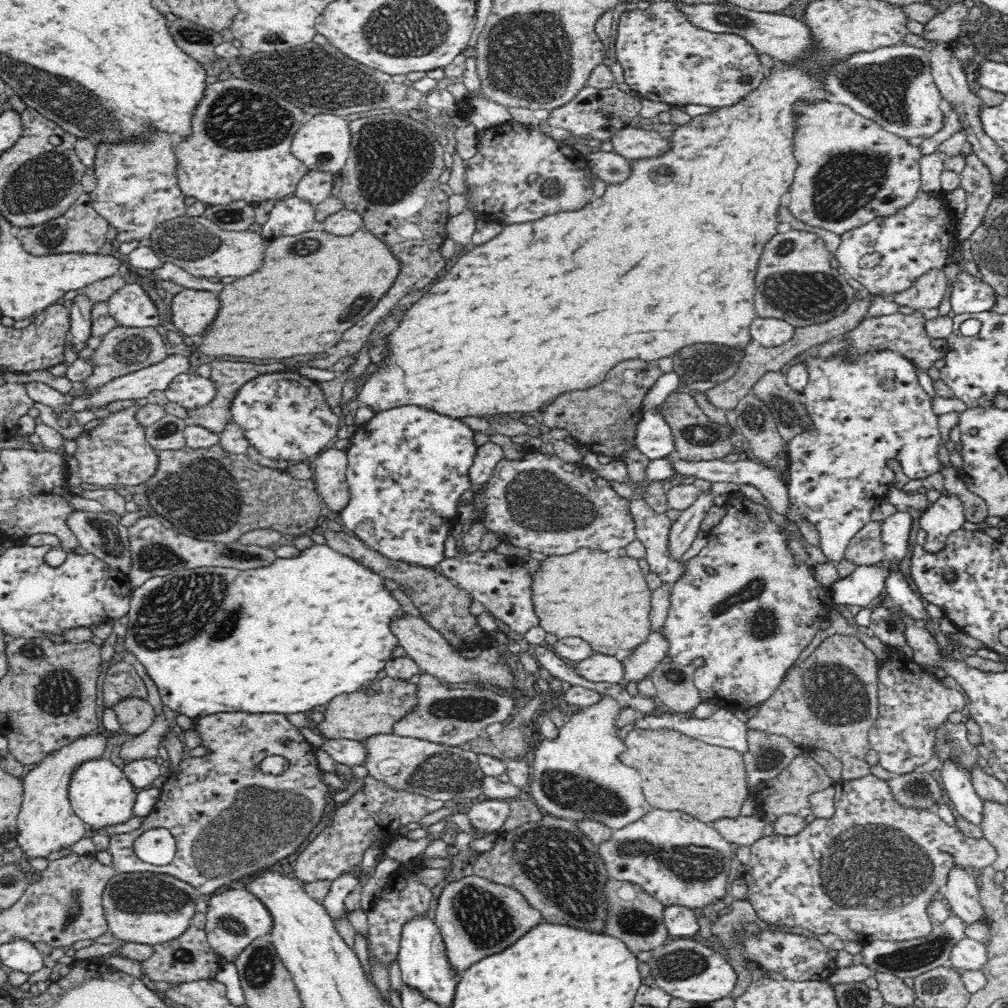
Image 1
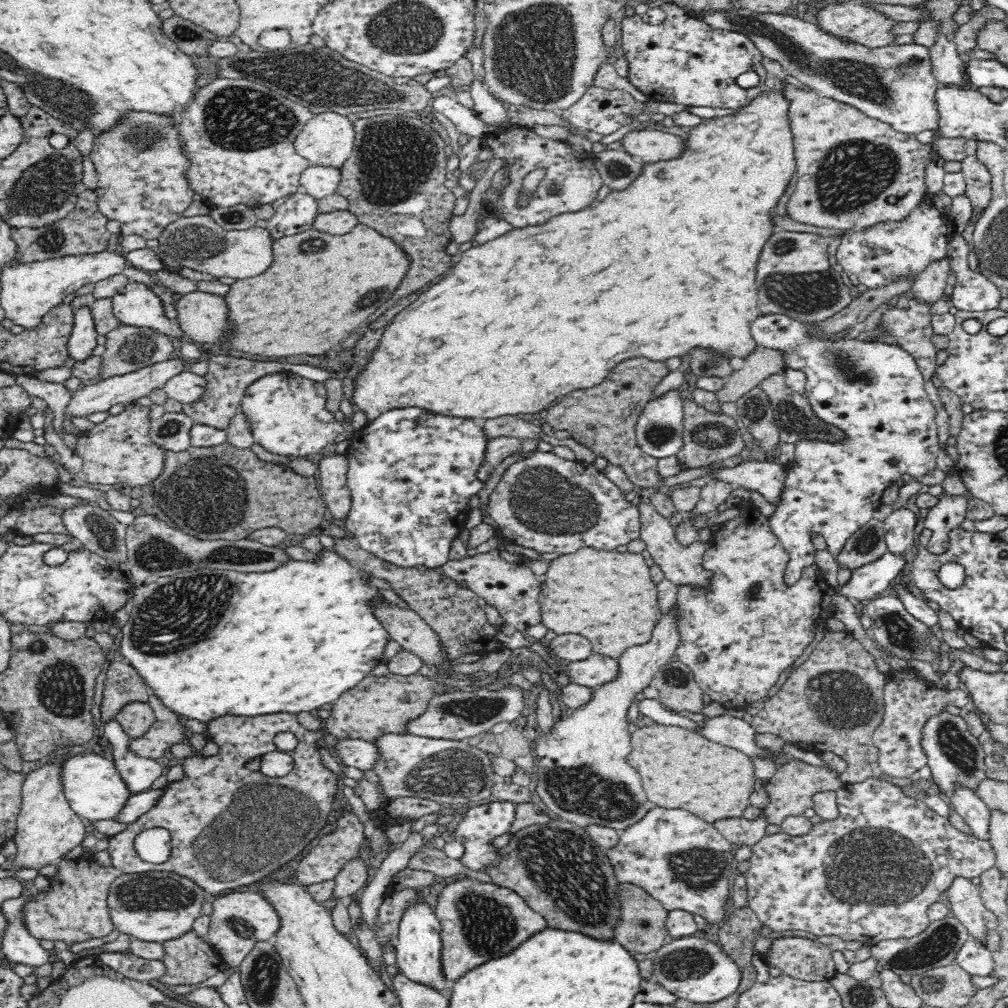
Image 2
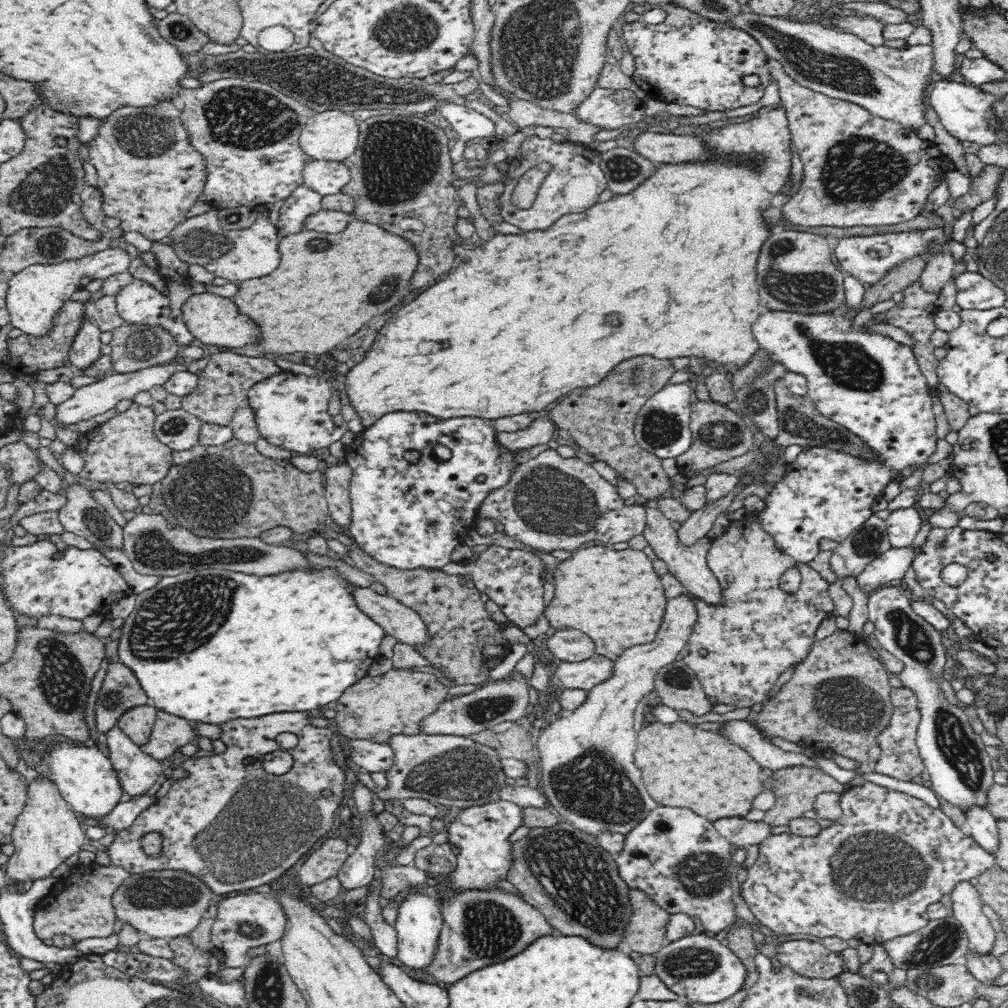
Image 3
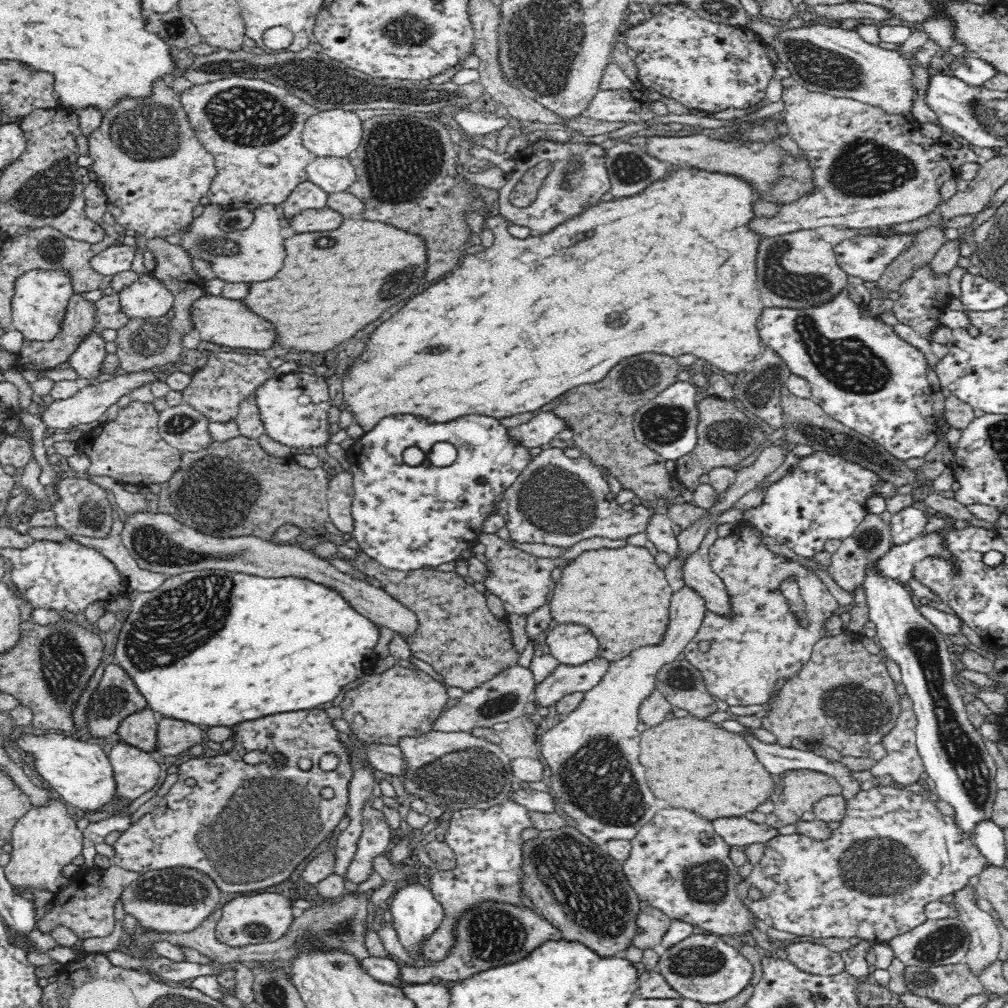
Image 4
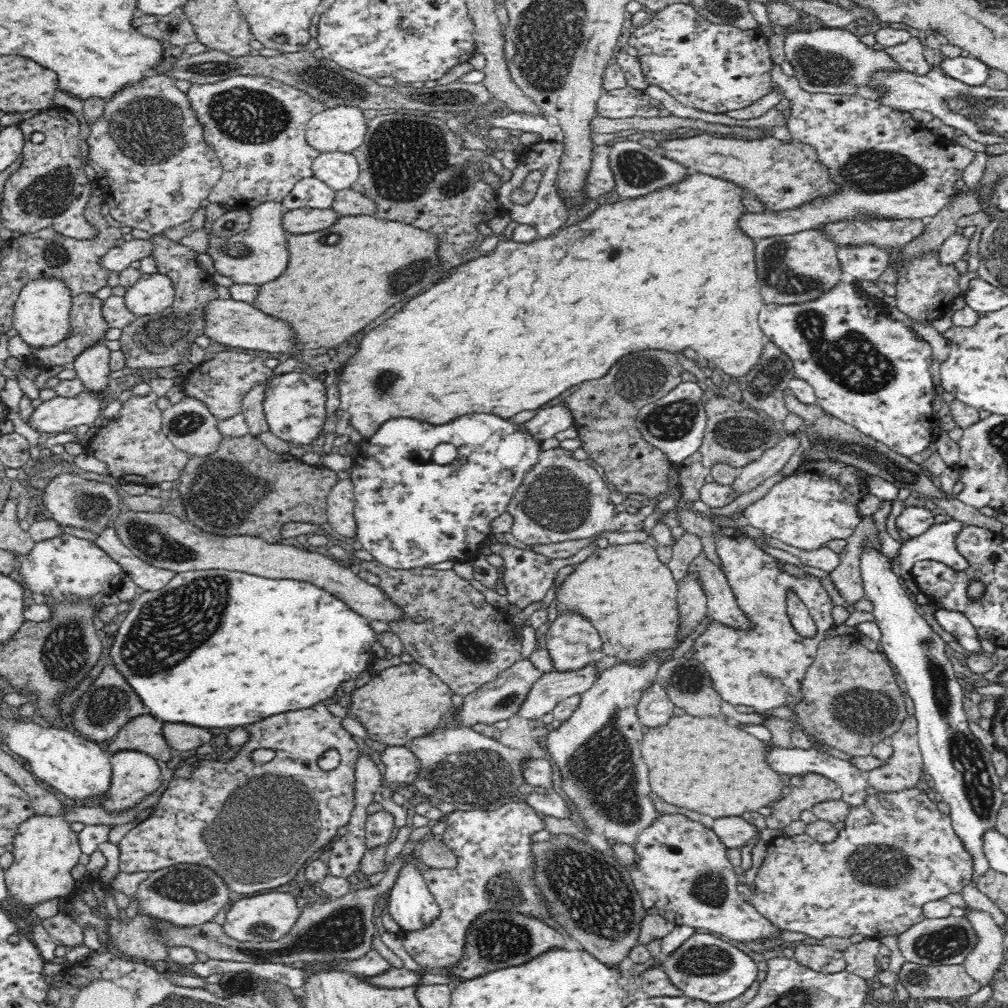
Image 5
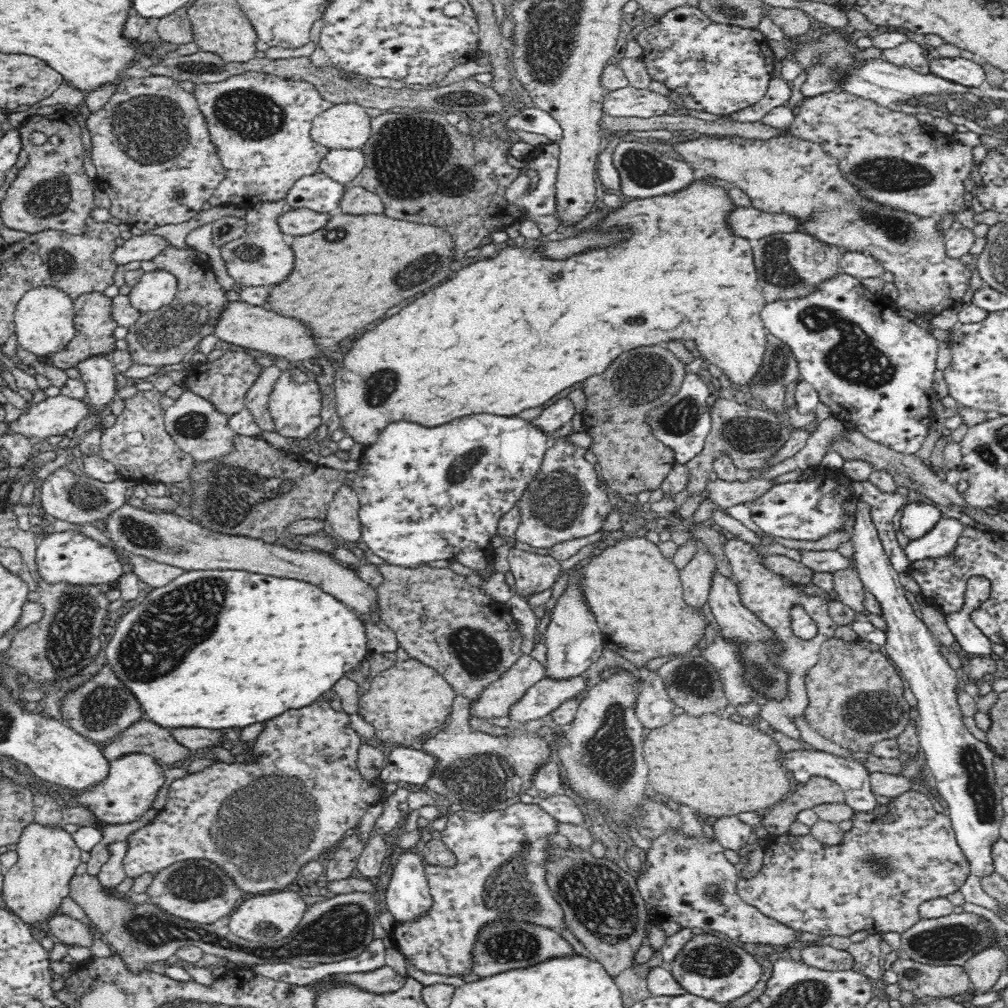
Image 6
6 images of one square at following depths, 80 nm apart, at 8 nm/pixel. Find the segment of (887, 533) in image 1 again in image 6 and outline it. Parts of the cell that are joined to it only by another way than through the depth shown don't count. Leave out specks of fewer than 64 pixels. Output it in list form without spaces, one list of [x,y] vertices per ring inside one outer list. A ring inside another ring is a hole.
[[[922,501],[906,504],[901,512],[902,516],[897,528],[910,541],[926,536],[942,518],[942,512],[938,506],[925,504]]]

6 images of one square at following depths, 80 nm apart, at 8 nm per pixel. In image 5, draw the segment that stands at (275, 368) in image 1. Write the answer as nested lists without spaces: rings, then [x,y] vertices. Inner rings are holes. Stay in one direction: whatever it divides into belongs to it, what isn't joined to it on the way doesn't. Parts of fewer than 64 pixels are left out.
[[[222,352],[209,361],[203,361],[197,365],[184,377],[182,388],[184,394],[204,401],[206,407],[215,417],[218,417],[218,420],[229,419],[242,413],[244,395],[272,374],[272,369],[264,365],[261,357],[240,354],[240,352]]]

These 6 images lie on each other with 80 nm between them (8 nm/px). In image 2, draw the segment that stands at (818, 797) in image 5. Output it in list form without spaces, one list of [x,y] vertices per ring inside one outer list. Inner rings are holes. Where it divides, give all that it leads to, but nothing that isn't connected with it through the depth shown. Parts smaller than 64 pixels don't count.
[[[792,757],[792,760],[784,766],[776,769],[775,775],[766,780],[764,784],[768,793],[768,804],[763,808],[764,820],[768,824],[780,825],[785,818],[800,816],[804,810],[813,808],[815,794],[826,791],[836,791],[845,784],[836,774],[828,768],[805,763],[800,759]]]

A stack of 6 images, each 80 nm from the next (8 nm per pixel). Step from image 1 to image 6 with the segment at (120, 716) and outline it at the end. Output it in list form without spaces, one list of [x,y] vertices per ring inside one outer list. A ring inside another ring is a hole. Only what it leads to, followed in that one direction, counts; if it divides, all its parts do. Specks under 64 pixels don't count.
[[[146,718],[128,726],[102,750],[108,762],[126,754],[144,753],[155,760],[161,760],[165,766],[180,765],[180,760],[188,758],[193,752],[191,748],[179,743],[170,729],[153,724]]]

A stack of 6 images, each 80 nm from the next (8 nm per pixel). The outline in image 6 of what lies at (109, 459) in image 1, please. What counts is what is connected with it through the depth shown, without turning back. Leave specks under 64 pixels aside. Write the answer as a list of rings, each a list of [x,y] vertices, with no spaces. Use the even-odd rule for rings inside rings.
[[[155,388],[138,391],[134,396],[124,400],[125,408],[116,422],[106,428],[100,438],[98,456],[116,465],[122,478],[132,479],[138,483],[184,482],[190,478],[195,460],[178,447],[174,437],[166,431],[164,424],[165,410],[160,406],[164,393]]]

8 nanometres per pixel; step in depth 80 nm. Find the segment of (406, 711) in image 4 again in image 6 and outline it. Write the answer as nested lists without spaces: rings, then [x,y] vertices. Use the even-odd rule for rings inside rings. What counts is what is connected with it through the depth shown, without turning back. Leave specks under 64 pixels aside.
[[[408,656],[406,660],[396,661],[394,666],[382,671],[377,674],[371,681],[371,688],[368,692],[364,693],[360,696],[359,706],[357,713],[364,718],[368,723],[374,726],[375,736],[376,738],[388,743],[390,746],[404,746],[404,747],[416,747],[420,743],[422,743],[425,739],[430,737],[433,733],[436,733],[438,730],[443,730],[447,724],[447,721],[450,719],[452,712],[452,704],[454,704],[454,698],[456,698],[456,692],[454,688],[449,684],[448,681],[440,674],[434,667],[426,665],[426,663],[418,661],[418,659],[414,657]]]

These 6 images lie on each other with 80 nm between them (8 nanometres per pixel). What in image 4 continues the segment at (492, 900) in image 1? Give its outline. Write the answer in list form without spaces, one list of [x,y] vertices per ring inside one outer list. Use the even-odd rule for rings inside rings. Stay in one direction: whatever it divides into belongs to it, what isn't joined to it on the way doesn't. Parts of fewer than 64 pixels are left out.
[[[484,902],[476,908],[472,908],[458,922],[456,931],[458,931],[456,934],[458,942],[452,950],[452,954],[444,962],[424,963],[422,967],[401,966],[397,970],[397,979],[395,980],[397,985],[405,987],[408,984],[428,983],[438,978],[448,981],[463,981],[474,974],[524,960],[526,956],[530,956],[536,948],[540,948],[546,942],[563,940],[561,930],[534,910],[526,906],[510,906],[497,902]]]

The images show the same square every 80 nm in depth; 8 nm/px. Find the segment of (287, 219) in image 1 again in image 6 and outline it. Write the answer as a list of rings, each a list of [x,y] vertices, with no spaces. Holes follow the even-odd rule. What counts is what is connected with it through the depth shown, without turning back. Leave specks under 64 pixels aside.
[[[318,170],[296,181],[285,198],[292,209],[306,208],[318,214],[330,215],[339,211],[340,200],[347,187]]]

